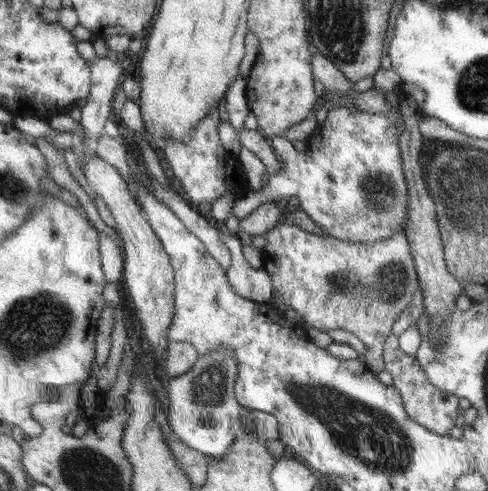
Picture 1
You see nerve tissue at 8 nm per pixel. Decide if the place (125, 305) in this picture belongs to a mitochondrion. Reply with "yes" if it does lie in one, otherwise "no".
no

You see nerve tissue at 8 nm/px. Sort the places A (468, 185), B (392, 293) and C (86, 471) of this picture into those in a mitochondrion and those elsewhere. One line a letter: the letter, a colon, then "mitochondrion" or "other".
A: mitochondrion
B: mitochondrion
C: mitochondrion

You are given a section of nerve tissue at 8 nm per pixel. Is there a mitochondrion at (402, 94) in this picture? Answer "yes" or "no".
no

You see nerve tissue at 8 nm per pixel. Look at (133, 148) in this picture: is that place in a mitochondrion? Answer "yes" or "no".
no

